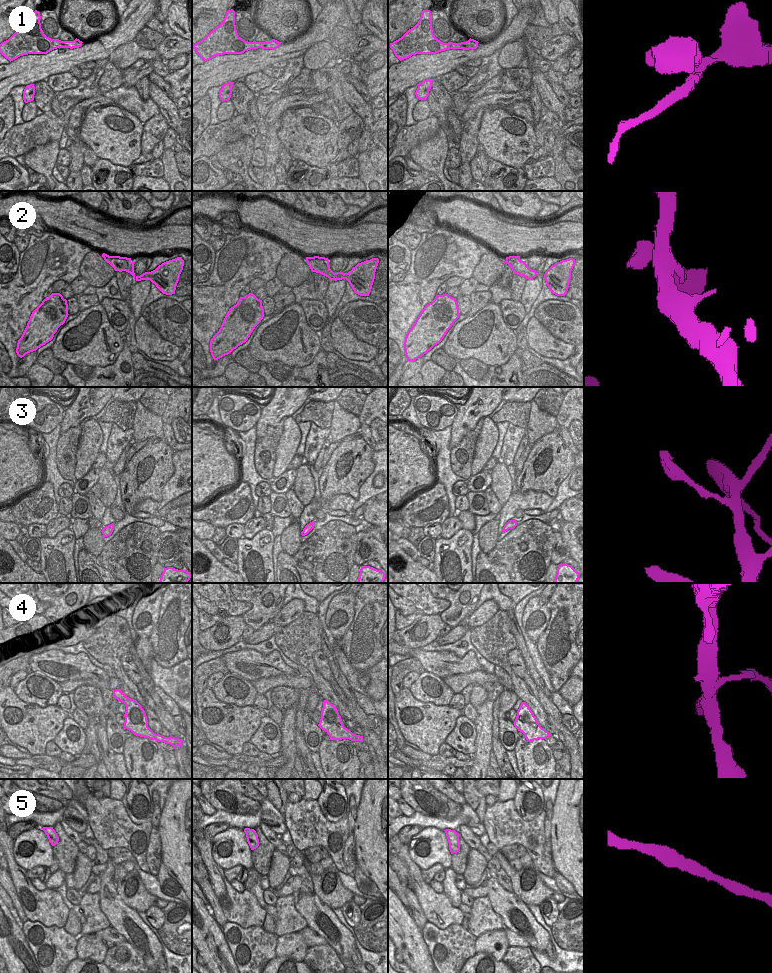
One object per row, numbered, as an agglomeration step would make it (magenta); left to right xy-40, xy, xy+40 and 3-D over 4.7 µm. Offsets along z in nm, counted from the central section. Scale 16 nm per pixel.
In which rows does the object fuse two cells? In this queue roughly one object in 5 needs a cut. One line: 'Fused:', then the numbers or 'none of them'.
Fused: none of them

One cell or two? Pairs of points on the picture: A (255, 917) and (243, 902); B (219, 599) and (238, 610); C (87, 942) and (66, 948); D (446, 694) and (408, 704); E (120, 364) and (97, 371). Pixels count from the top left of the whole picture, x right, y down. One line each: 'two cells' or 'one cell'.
A: one cell
B: one cell
C: two cells
D: two cells
E: one cell

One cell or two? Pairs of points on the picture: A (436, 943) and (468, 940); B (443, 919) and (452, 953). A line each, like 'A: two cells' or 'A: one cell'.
A: one cell
B: two cells

